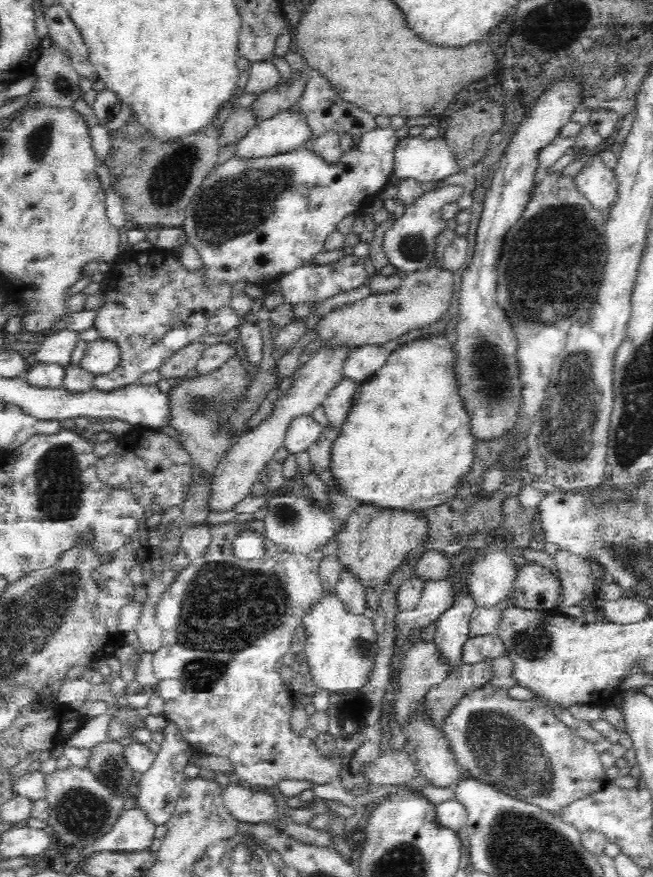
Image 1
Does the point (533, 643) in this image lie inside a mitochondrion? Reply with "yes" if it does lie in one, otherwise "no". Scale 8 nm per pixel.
yes

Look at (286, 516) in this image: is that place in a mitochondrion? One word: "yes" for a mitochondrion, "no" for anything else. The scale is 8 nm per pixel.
yes

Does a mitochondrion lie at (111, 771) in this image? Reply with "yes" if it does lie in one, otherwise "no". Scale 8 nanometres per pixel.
yes

